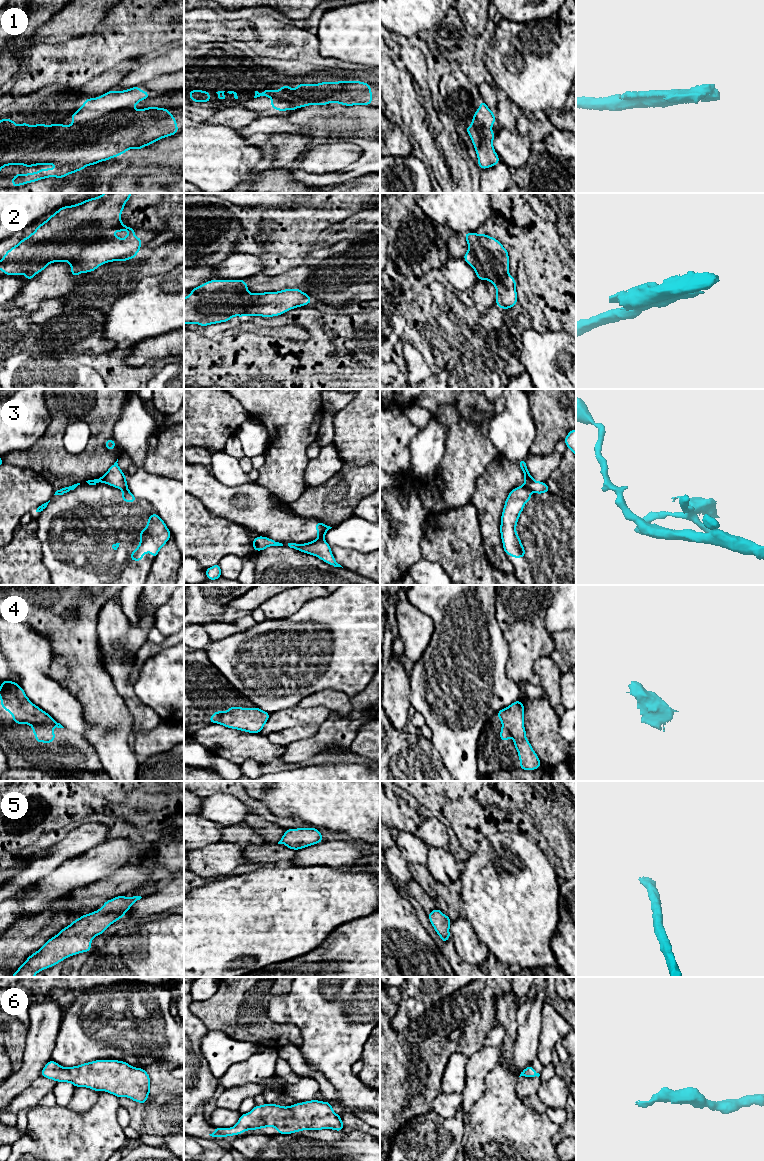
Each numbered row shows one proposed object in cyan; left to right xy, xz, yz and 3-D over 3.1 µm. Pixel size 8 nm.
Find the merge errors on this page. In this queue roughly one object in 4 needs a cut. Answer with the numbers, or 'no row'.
1, 2, 3

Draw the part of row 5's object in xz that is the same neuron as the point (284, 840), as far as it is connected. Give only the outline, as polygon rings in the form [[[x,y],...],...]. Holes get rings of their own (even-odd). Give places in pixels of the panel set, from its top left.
[[[316,828],[287,829],[278,844],[286,845],[289,850],[299,850],[323,841],[322,834]]]

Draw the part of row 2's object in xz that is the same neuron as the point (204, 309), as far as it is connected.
[[[298,288],[264,293],[193,293],[184,298],[184,324],[228,322],[233,316],[274,317],[313,301]]]

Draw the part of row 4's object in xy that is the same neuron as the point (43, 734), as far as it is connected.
[[[1,681],[1,707],[13,715],[13,722],[31,725],[35,742],[51,743],[55,741],[53,727],[64,728],[47,712],[33,704],[24,690],[14,681]]]

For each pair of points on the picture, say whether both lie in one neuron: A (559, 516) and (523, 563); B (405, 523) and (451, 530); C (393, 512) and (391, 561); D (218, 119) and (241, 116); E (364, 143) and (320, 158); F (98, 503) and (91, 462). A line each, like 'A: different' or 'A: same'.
A: same
B: different
C: same
D: same
E: same
F: different

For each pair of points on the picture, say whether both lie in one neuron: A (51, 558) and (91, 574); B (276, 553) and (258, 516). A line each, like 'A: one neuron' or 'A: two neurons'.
A: one neuron
B: two neurons

